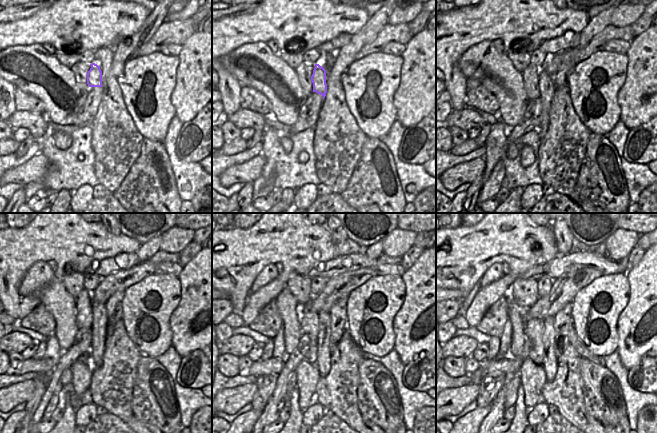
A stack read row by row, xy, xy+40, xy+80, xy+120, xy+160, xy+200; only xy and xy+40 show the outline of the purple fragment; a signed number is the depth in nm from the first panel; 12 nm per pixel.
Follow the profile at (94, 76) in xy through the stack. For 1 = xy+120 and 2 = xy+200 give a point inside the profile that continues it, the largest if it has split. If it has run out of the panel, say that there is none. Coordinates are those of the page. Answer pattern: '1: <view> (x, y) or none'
1: xy+120 (99, 326)
2: xy+200 (549, 364)

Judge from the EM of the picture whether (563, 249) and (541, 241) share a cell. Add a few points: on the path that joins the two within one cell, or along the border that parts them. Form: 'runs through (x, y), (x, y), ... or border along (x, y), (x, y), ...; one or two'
border along (549, 225), (553, 231), (559, 254); two

